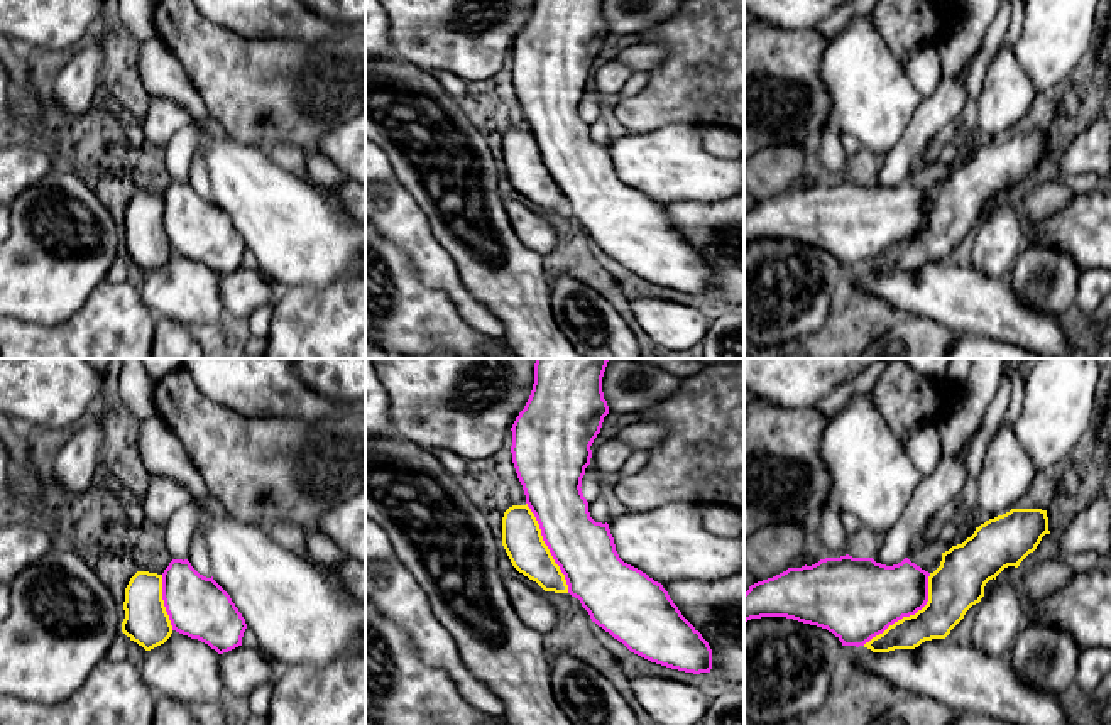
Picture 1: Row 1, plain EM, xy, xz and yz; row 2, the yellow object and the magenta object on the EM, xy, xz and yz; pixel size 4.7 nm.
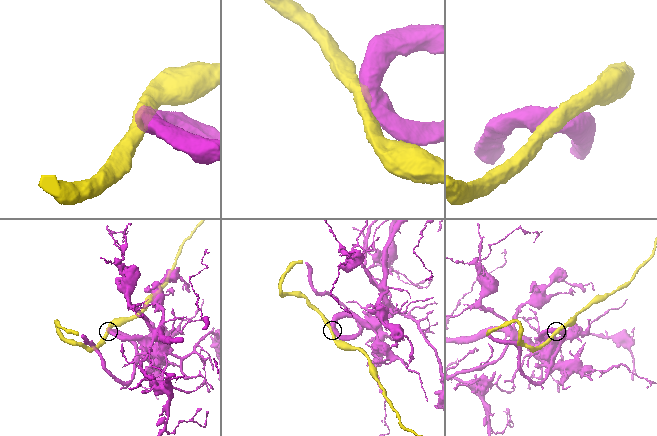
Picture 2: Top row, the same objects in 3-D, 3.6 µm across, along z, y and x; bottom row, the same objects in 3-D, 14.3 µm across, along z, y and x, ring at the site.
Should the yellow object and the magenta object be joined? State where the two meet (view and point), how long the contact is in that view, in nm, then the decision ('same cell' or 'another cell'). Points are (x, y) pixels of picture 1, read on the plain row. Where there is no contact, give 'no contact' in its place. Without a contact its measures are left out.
meets yellow in yz at (910, 237); contact 480 nm long; same cell

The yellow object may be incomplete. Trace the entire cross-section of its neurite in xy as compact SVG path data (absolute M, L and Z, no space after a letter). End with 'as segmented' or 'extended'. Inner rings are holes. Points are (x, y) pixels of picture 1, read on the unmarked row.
M172 181L162 196L137 193L125 210L123 232L122 253L145 272L164 265L176 252L223 275L242 267L247 250L230 216L213 198L200 196L188 181Z; extended

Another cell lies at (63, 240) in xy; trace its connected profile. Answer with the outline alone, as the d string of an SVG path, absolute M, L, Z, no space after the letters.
M57 167L8 206L10 232L0 243L0 316L42 326L66 323L122 253L118 226L83 177Z

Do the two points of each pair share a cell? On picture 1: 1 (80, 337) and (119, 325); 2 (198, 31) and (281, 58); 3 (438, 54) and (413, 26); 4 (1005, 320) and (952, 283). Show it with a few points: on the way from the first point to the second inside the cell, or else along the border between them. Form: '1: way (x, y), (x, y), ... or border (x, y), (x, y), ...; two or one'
1: way (90, 335), (109, 333); one
2: way (218, 51), (225, 58), (261, 58); one
3: way (435, 48), (420, 32); one
4: way (991, 310), (974, 305), (966, 296); one

